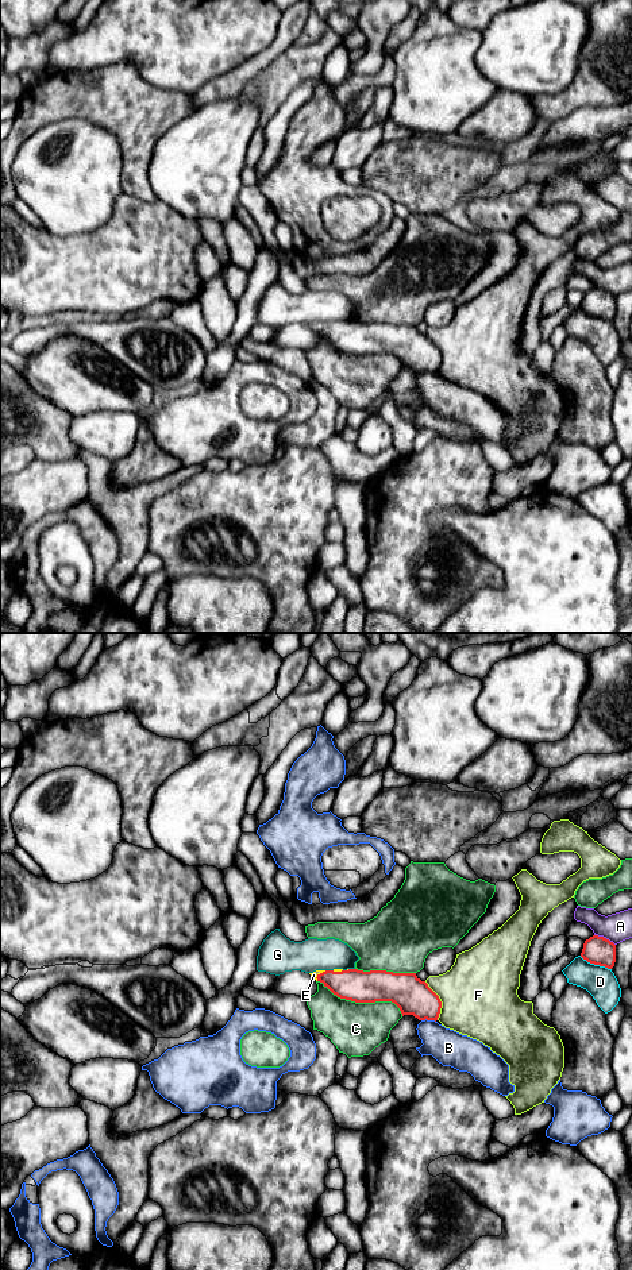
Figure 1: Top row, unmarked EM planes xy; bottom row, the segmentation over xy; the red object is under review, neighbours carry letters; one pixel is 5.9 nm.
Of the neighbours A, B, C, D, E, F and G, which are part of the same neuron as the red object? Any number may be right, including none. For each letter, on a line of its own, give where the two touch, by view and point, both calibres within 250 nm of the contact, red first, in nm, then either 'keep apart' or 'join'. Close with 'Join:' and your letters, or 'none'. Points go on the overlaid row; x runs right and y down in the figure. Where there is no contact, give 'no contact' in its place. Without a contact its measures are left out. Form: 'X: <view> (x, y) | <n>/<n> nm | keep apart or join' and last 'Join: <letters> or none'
A: xy (605, 938) | 170/170 nm | keep apart
B: xy (428, 1019) | 220/220 nm | keep apart
C: xy (362, 1002) | 190/320 nm | keep apart
D: xy (596, 964) | 170/190 nm | keep apart
E: xy (319, 975) | 190/40 nm | join
F: xy (439, 1000) | 220/460 nm | keep apart
G: xy (330, 971) | 190/200 nm | keep apart
Join: E

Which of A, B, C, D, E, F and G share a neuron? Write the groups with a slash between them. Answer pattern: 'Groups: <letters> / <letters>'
Groups: A / B / C / D / E / F / G

